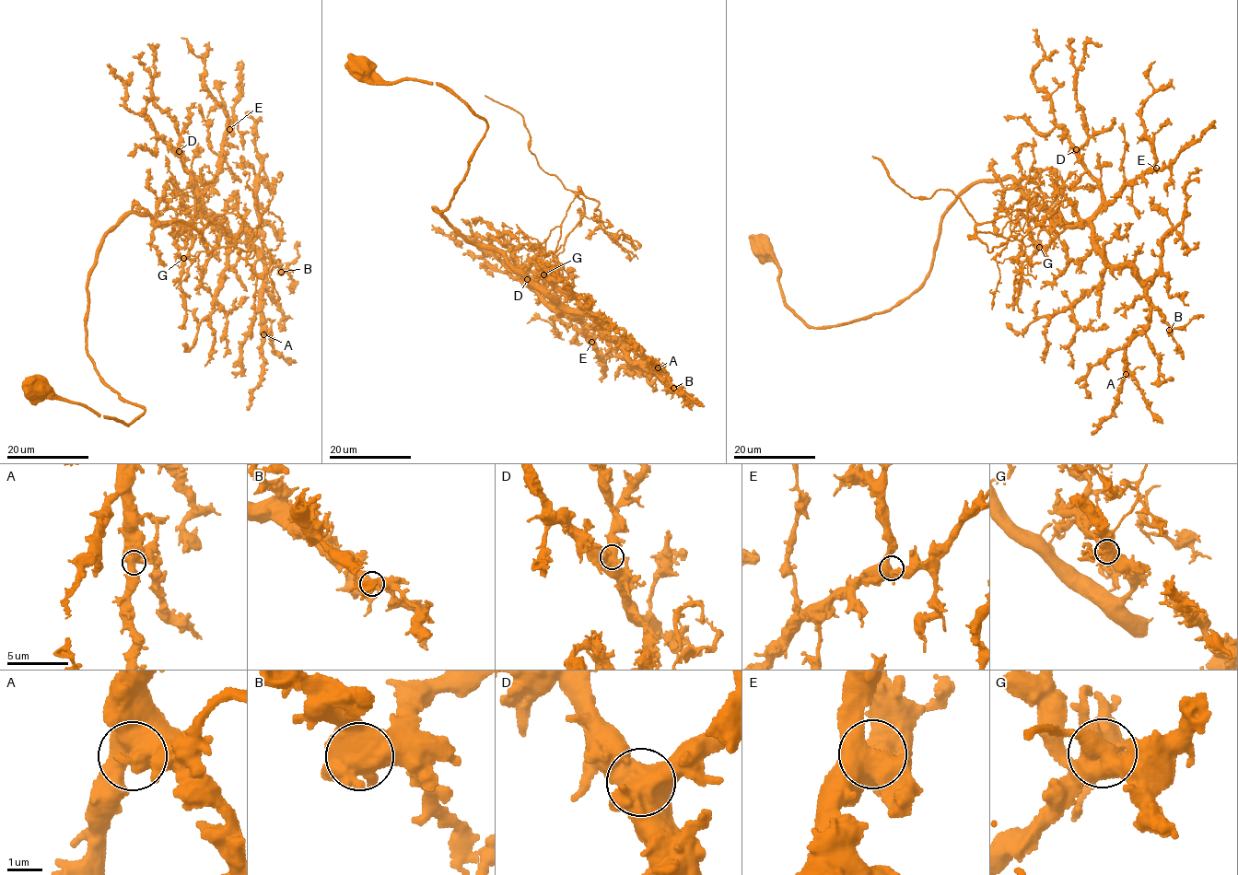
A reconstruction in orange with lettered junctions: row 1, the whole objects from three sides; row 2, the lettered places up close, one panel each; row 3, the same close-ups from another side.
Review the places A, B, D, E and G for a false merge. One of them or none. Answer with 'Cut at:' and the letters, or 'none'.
Cut at: G

